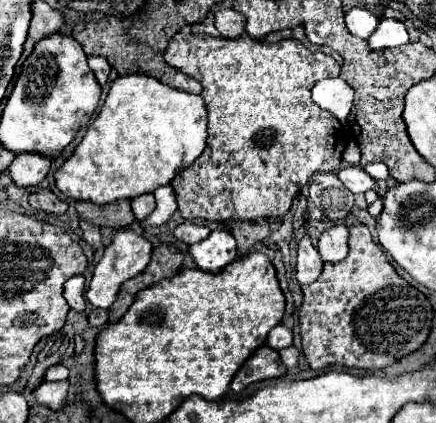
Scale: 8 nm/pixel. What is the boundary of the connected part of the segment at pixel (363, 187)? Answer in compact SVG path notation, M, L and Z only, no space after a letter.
M348 165L338 171L338 179L344 183L346 189L352 193L366 193L366 191L380 191L380 185L374 177L370 177L362 165Z

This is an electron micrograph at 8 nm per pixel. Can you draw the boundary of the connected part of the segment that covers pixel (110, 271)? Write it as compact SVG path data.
M130 229L126 231L118 231L112 239L112 243L104 249L104 255L102 259L98 261L98 265L94 267L94 275L92 275L92 281L90 281L90 289L86 293L86 299L94 305L94 307L110 307L122 287L124 281L140 275L148 265L152 255L152 243L140 235L140 233L134 233Z

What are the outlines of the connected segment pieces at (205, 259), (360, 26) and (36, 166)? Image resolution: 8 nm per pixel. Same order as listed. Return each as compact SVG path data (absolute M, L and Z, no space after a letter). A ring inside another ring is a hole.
M216 229L188 251L202 271L220 273L222 267L236 259L236 239L230 235L230 231Z
M353 7L344 14L344 20L349 32L367 40L377 27L378 19L370 11L362 7Z
M20 153L8 167L10 179L18 187L38 187L50 171L48 157L40 157L38 153Z

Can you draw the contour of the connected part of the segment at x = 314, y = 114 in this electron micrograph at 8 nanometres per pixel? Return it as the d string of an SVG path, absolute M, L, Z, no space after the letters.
M176 33L164 53L164 61L180 73L194 77L202 85L202 97L208 107L206 149L170 183L176 195L178 211L184 219L202 217L208 221L228 221L286 215L296 195L308 185L314 173L338 169L348 143L346 133L340 121L336 121L332 113L320 109L310 97L310 89L316 81L340 75L340 65L330 55L322 51L312 53L302 47L300 41L292 39L262 43L250 39L246 33L238 39Z

